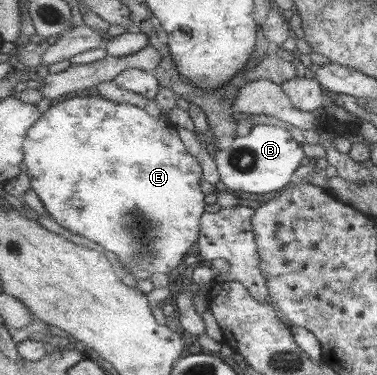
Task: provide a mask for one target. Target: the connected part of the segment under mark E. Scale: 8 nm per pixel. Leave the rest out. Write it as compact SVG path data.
M79 94L64 98L54 106L50 105L42 117L29 129L25 141L26 173L30 178L33 191L40 197L48 211L47 214L63 228L114 253L125 265L125 271L121 274L129 272L136 281L139 279L149 280L154 273L169 274L177 271L186 256L194 252L197 241L200 240L202 216L208 207L206 195L202 193L202 187L200 187L200 179L204 177L204 170L201 161L188 151L177 128L168 117L157 118L136 104L114 103L113 100L105 99L100 95L88 97L85 94Z

